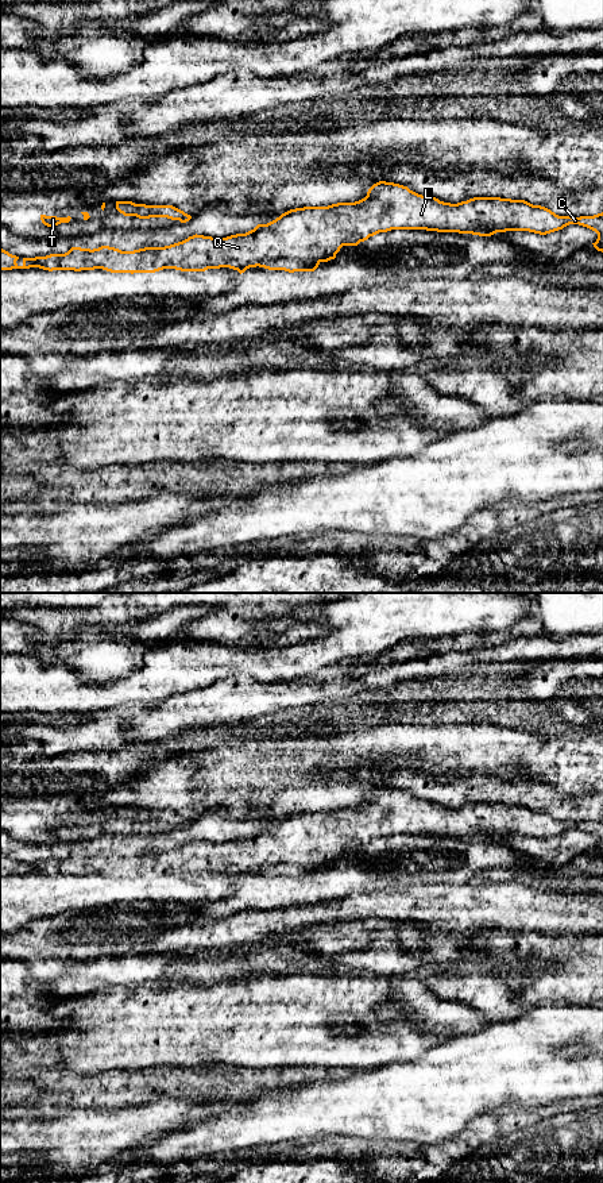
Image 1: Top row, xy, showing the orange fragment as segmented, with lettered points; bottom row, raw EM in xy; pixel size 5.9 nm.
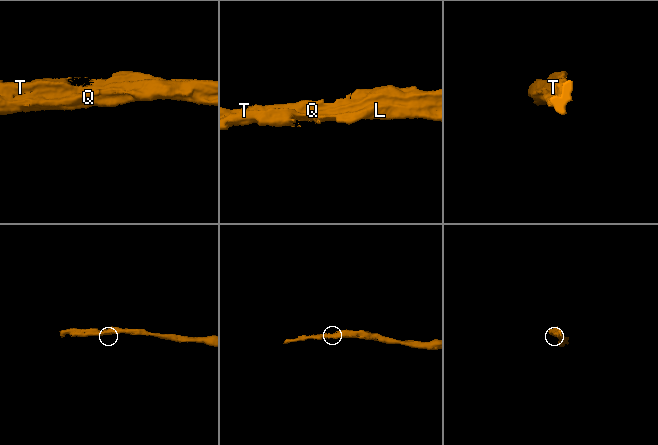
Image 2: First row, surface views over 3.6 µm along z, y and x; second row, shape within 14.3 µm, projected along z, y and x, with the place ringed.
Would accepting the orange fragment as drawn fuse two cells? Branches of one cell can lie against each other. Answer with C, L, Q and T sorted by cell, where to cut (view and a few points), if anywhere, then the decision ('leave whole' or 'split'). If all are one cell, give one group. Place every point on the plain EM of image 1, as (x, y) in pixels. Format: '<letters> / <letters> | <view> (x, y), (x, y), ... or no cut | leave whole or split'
C L Q T | no cut | leave whole

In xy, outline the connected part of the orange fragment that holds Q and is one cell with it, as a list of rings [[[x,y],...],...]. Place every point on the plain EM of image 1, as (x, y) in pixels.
[[[379,786],[374,789],[367,801],[355,808],[337,808],[328,812],[304,812],[290,814],[282,818],[275,825],[267,829],[258,829],[254,835],[246,839],[236,839],[227,843],[212,843],[204,840],[193,840],[188,844],[165,851],[165,852],[144,852],[134,856],[121,856],[115,852],[101,851],[98,853],[81,853],[71,852],[65,859],[50,859],[46,862],[35,863],[23,863],[23,870],[19,871],[16,866],[19,862],[9,859],[8,856],[0,853],[0,875],[12,875],[12,874],[30,874],[39,872],[43,875],[94,875],[103,874],[111,878],[155,878],[163,874],[175,874],[181,876],[205,876],[208,874],[220,874],[229,872],[237,875],[240,879],[250,872],[264,872],[268,875],[285,875],[289,878],[294,876],[314,876],[321,867],[328,867],[336,863],[336,859],[343,851],[357,851],[360,847],[367,845],[370,841],[374,841],[379,837],[387,837],[391,835],[426,835],[437,837],[459,837],[459,839],[472,839],[479,841],[491,841],[496,837],[506,836],[529,836],[540,840],[546,840],[569,829],[579,829],[587,832],[598,839],[598,844],[594,852],[598,856],[603,858],[603,817],[594,821],[558,821],[550,814],[533,810],[525,805],[511,805],[500,802],[473,802],[467,806],[457,809],[444,808],[436,802],[422,801],[407,791]]]

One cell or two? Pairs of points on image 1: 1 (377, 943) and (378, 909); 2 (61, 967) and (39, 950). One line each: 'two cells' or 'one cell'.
1: two cells
2: one cell

